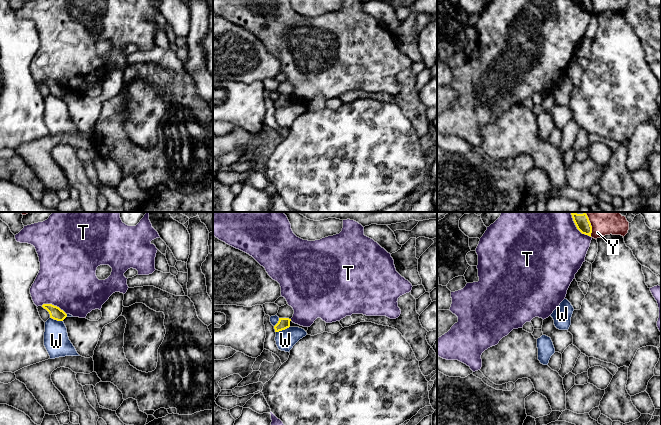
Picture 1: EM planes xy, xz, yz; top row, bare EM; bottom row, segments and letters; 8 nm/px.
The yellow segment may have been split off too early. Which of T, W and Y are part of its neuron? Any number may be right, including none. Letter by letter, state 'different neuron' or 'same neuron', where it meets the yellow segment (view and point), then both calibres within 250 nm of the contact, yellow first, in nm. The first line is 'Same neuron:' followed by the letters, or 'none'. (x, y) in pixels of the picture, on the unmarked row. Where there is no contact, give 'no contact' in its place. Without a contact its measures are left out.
Same neuron: none
T: different neuron | xy (53, 81) | 100/460 nm
W: different neuron | xz (282, 105) | 90/160 nm
Y: different neuron | yz (591, 6) | 90/110 nm

